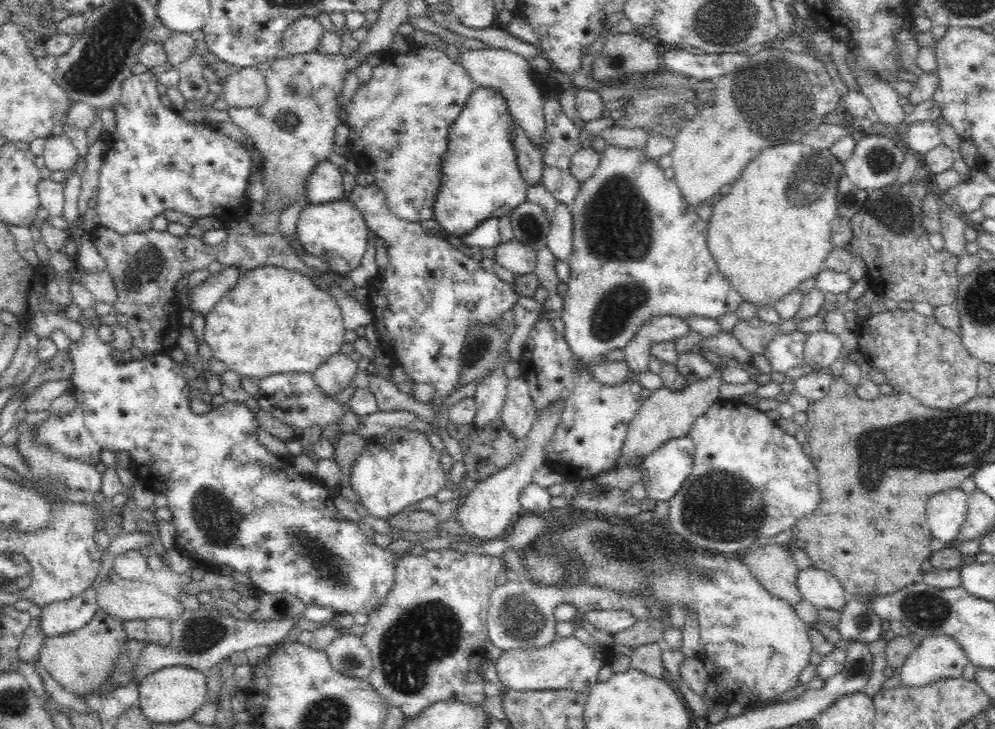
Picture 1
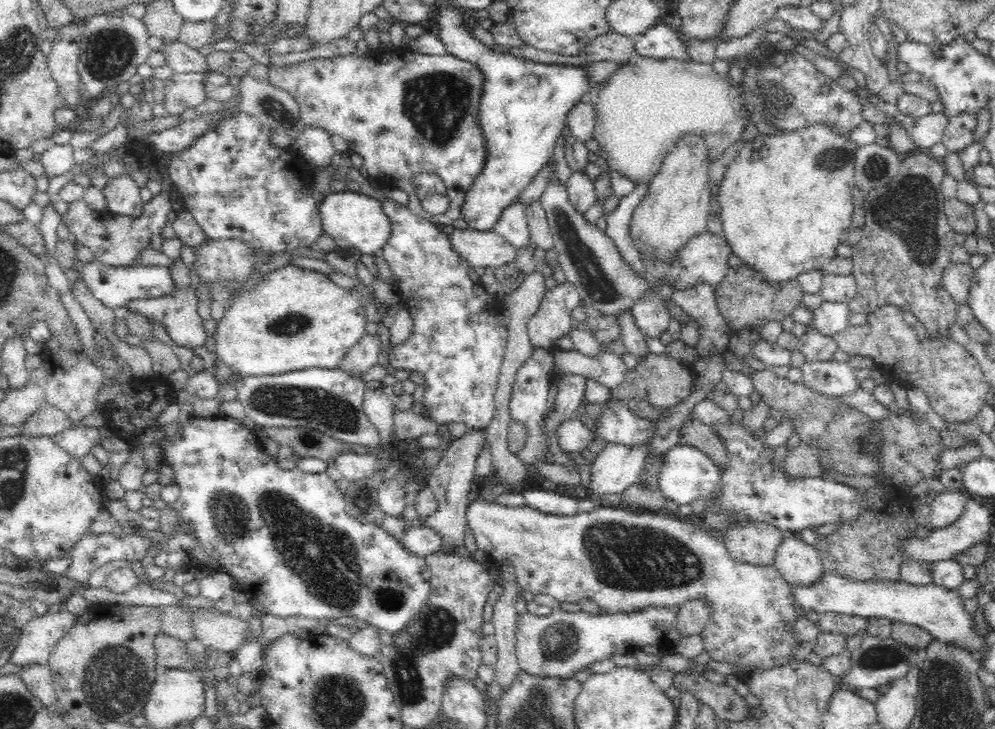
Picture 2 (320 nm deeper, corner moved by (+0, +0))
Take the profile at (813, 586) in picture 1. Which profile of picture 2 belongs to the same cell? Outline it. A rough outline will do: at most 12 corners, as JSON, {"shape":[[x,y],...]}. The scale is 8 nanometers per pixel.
{"shape":[[796,533],[782,539],[773,565],[791,586],[825,572],[818,550]]}

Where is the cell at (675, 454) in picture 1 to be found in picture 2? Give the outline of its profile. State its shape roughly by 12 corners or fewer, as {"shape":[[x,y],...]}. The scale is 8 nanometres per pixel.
{"shape":[[691,445],[670,448],[659,484],[679,506],[708,499],[722,472]]}

